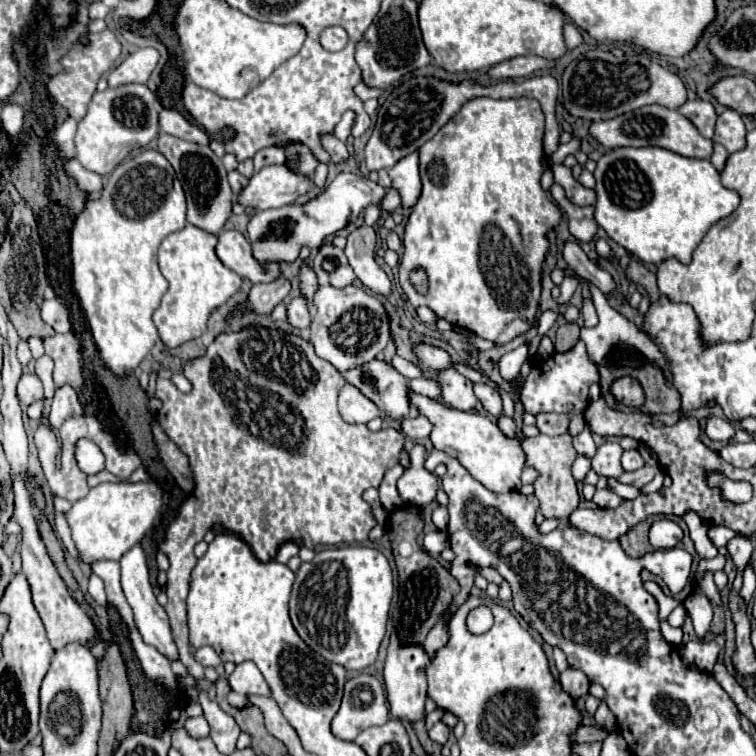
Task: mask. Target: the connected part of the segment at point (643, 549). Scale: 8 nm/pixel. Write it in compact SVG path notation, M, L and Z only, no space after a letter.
M650 516L648 520L644 520L644 524L638 524L636 528L632 528L632 532L628 532L628 536L620 538L620 544L622 544L624 552L628 552L628 556L642 558L646 552L654 550L648 542L648 530L650 530L652 522L656 522L656 516Z

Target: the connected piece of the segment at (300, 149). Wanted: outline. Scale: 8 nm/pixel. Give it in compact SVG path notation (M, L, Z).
M288 144L284 150L286 150L286 154L292 154L292 152L300 154L300 164L294 166L296 172L314 176L314 168L318 166L318 160L316 160L316 156L312 156L312 152L308 152L308 148L304 148L304 144Z

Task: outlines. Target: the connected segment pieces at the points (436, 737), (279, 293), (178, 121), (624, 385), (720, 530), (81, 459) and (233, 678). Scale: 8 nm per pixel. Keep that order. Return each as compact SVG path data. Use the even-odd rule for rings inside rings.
M438 722L438 724L434 724L432 728L430 728L430 738L434 740L434 742L438 742L438 744L446 744L446 740L448 740L448 734L450 734L450 728L444 724L444 722Z
M280 276L272 282L254 284L248 300L256 310L256 314L270 314L276 308L276 304L280 304L286 298L288 292L290 292L290 282L284 276Z
M162 110L162 114L160 114L160 132L182 138L186 142L202 144L202 146L210 144L210 136L202 128L190 124L178 110Z
M620 378L612 384L616 400L628 407L640 408L645 402L644 391L636 378Z
M710 526L708 528L708 538L716 548L724 546L732 536L736 536L736 532L732 532L730 528L724 528L724 526Z
M80 438L74 444L74 458L76 458L78 468L88 476L104 470L104 454L98 448L98 444L88 438Z
M244 660L236 666L236 670L228 676L228 684L234 692L244 694L244 696L248 696L248 694L270 696L270 688L268 688L264 676L256 668L256 664L250 660Z

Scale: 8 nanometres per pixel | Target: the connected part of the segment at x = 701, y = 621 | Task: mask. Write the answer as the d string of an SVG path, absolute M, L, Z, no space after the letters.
M696 590L692 596L688 596L688 600L684 600L684 606L688 610L688 616L692 618L696 636L704 638L708 634L708 630L710 630L712 616L714 616L710 600L700 590Z

